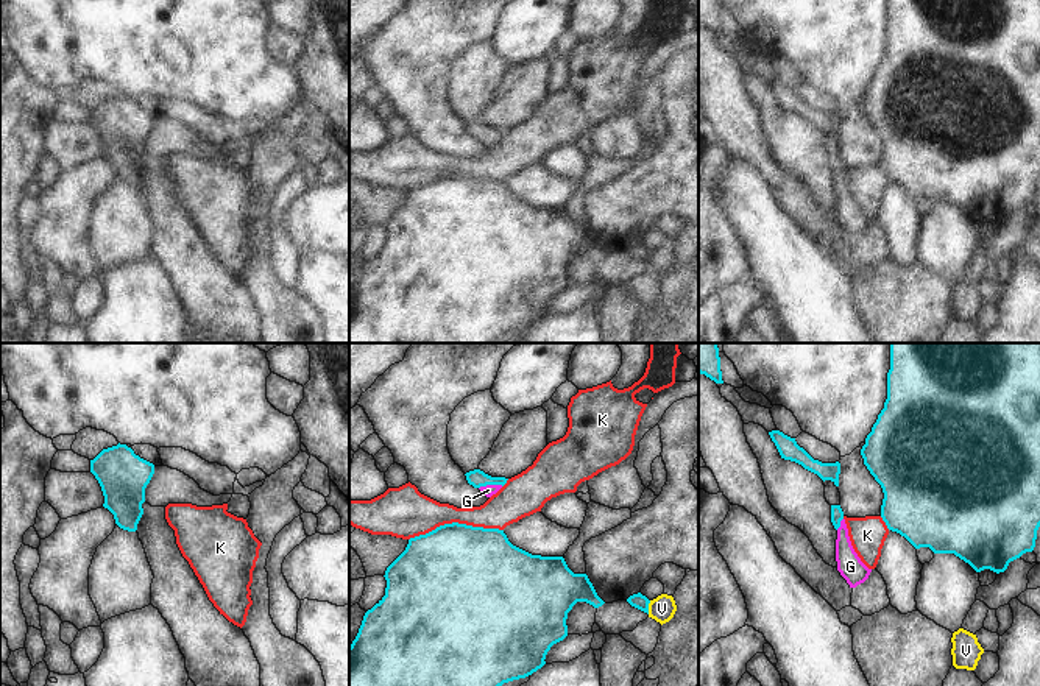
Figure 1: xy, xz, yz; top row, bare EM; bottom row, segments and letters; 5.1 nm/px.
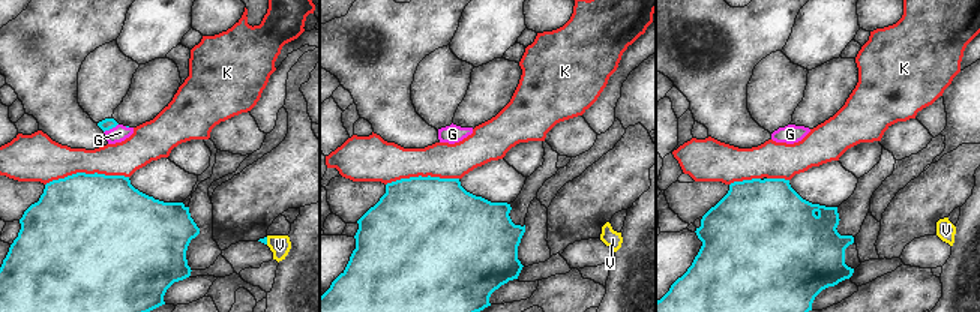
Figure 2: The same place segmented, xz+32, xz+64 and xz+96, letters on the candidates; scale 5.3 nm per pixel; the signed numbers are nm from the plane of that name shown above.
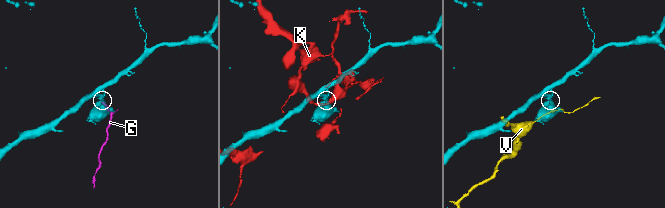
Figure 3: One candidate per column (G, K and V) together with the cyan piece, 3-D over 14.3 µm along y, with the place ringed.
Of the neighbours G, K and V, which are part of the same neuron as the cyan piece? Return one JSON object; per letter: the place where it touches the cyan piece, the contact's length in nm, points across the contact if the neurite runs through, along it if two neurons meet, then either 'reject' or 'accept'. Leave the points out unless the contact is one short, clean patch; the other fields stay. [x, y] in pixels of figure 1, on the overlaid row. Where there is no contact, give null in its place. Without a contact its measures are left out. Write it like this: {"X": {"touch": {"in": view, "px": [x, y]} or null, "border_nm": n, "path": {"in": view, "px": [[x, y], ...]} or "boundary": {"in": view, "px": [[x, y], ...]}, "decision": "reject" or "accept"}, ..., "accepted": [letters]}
{"G": {"touch": {"in": "xz", "px": [490, 484]}, "border_nm": 130, "path": {"in": "xz", "px": [[476, 477], [490, 484], [488, 490]]}, "decision": "accept"}, "K": {"touch": {"in": "xz", "px": [456, 523]}, "border_nm": 500, "decision": "reject"}, "V": {"touch": {"in": "xz", "px": [647, 607]}, "border_nm": 70, "boundary": {"in": "xz", "px": [[650, 601], [647, 613]]}, "decision": "reject"}, "accepted": ["G"]}

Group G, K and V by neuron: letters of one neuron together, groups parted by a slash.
G / K / V

